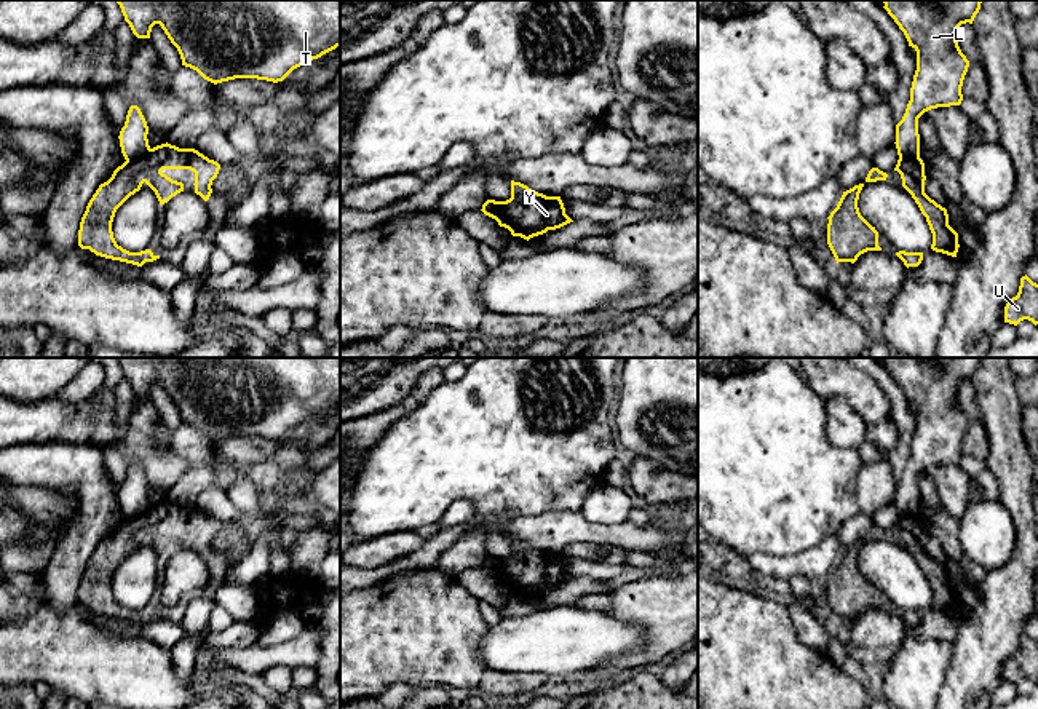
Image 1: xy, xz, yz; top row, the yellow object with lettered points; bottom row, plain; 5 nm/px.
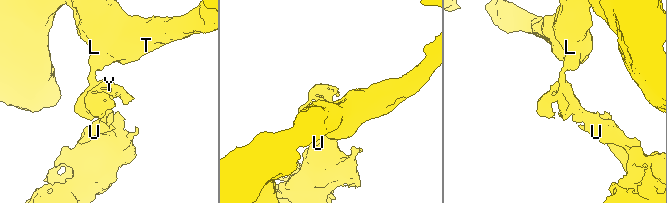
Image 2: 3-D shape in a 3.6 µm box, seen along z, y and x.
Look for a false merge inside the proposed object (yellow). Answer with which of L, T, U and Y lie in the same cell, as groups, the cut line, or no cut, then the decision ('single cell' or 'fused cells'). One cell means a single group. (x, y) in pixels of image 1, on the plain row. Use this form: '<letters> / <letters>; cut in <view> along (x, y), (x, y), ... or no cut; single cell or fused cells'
L T / U Y; cut in xy along (150, 506), (126, 519); fused cells

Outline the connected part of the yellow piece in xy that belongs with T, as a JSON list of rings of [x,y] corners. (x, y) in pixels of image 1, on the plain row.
[[[117,358],[137,396],[160,382],[177,406],[182,423],[217,442],[235,436],[283,439],[294,426],[340,404],[340,358]]]

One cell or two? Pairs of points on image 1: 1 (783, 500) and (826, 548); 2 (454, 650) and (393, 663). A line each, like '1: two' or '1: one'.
1: two
2: one

